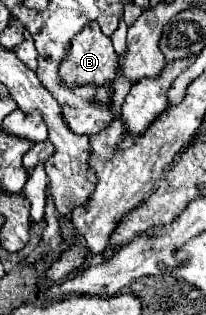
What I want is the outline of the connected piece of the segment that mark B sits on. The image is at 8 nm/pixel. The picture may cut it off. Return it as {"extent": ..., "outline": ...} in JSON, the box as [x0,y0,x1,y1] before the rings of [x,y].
{"extent":[58,22,116,88],"outline":[[[96,22],[88,24],[80,34],[72,38],[68,56],[60,62],[58,76],[68,88],[78,88],[84,84],[100,86],[112,80],[116,70],[116,52],[112,40],[104,36]]]}

